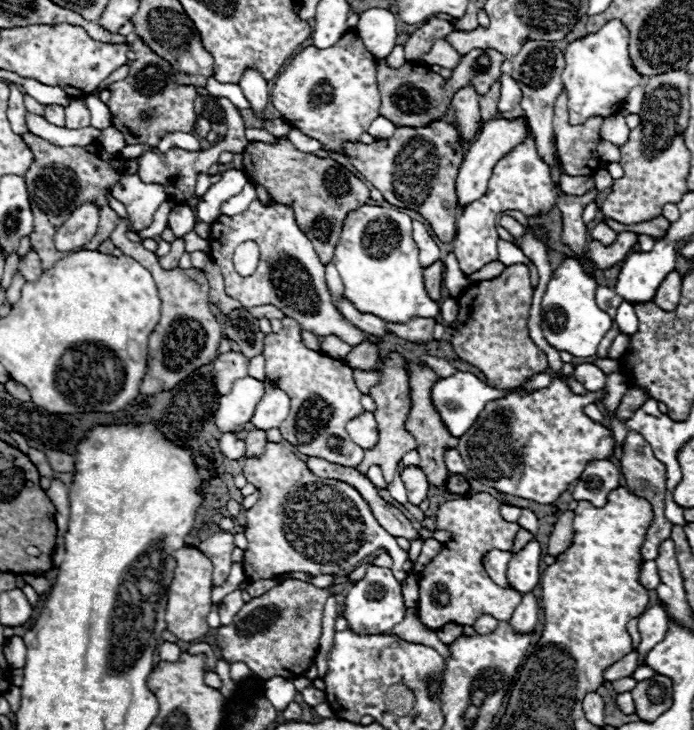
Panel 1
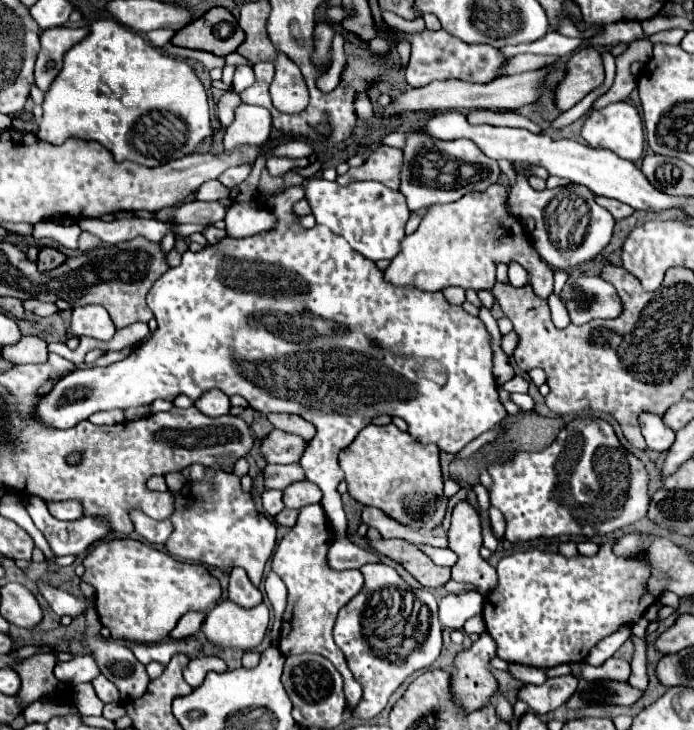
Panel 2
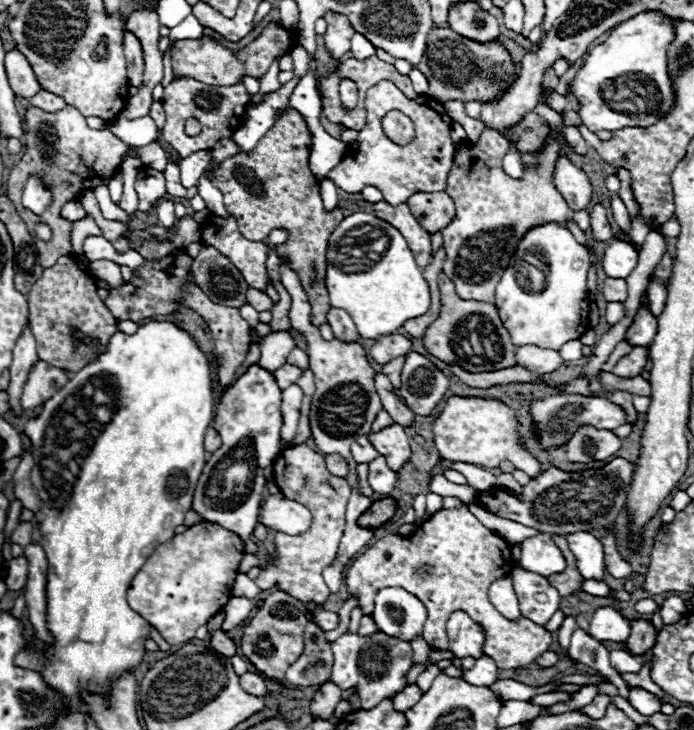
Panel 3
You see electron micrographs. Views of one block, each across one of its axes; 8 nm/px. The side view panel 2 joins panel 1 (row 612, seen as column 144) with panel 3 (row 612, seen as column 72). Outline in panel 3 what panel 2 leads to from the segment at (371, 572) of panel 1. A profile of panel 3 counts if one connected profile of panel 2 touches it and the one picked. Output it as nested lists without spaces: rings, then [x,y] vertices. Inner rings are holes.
[[[382,588],[374,596],[372,618],[380,632],[410,642],[422,634],[426,622],[424,604],[404,588]]]

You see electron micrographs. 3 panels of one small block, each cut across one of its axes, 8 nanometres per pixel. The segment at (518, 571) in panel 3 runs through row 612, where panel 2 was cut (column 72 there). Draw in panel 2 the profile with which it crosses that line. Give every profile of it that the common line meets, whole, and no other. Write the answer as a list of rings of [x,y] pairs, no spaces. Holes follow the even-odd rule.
[[[20,496],[20,502],[24,504],[36,528],[48,540],[54,556],[64,554],[78,556],[86,552],[88,546],[94,544],[98,538],[110,534],[110,528],[106,526],[106,522],[102,522],[102,518],[78,518],[72,522],[62,522],[48,512],[46,502],[42,498],[38,500],[32,496]]]

